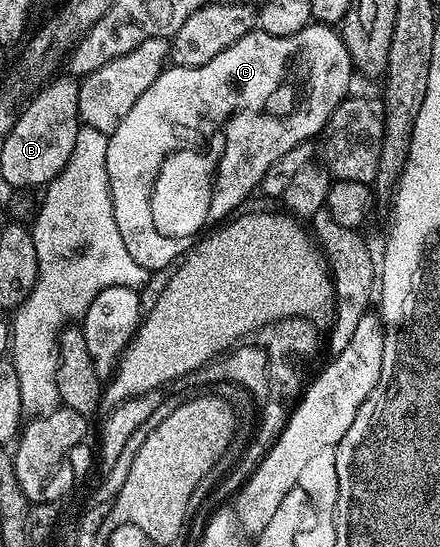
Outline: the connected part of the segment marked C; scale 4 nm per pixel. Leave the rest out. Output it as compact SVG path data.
M319 22L309 23L293 36L271 36L259 30L245 31L229 48L223 48L217 56L204 64L194 64L189 68L165 67L164 71L158 74L158 78L154 78L152 85L140 95L138 102L134 102L134 106L130 106L130 110L120 119L118 126L108 136L106 146L104 168L108 172L108 191L112 194L112 216L116 219L120 243L127 259L131 263L133 260L140 268L164 268L168 263L173 263L172 240L191 241L201 231L199 228L207 222L211 212L225 215L224 217L235 213L239 209L236 207L255 188L257 191L261 187L264 175L270 170L270 166L274 166L274 162L278 162L278 158L282 158L282 154L294 150L294 146L298 146L303 140L312 140L324 132L332 111L342 103L353 87L353 73L350 54L347 53L339 31L327 23Z

